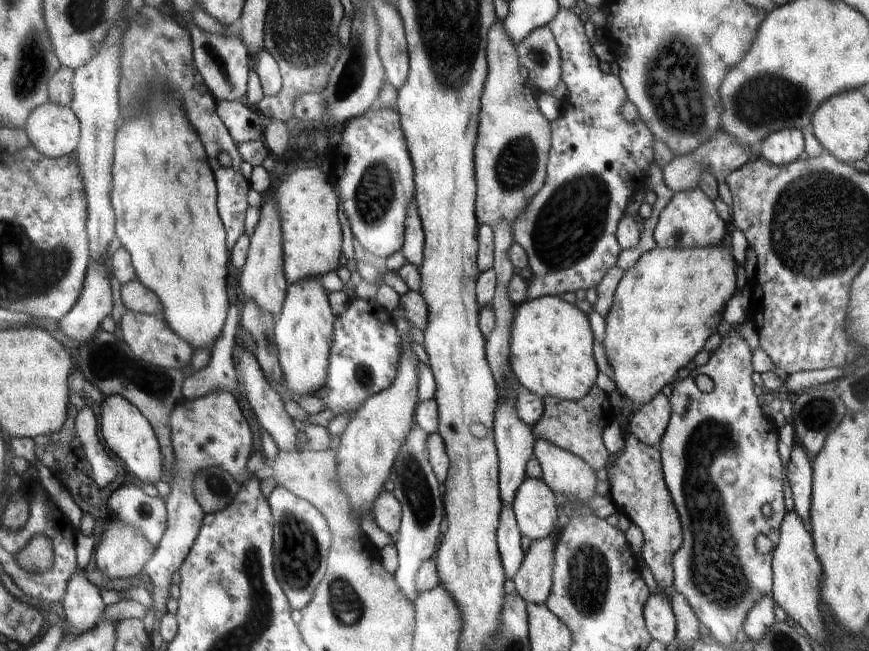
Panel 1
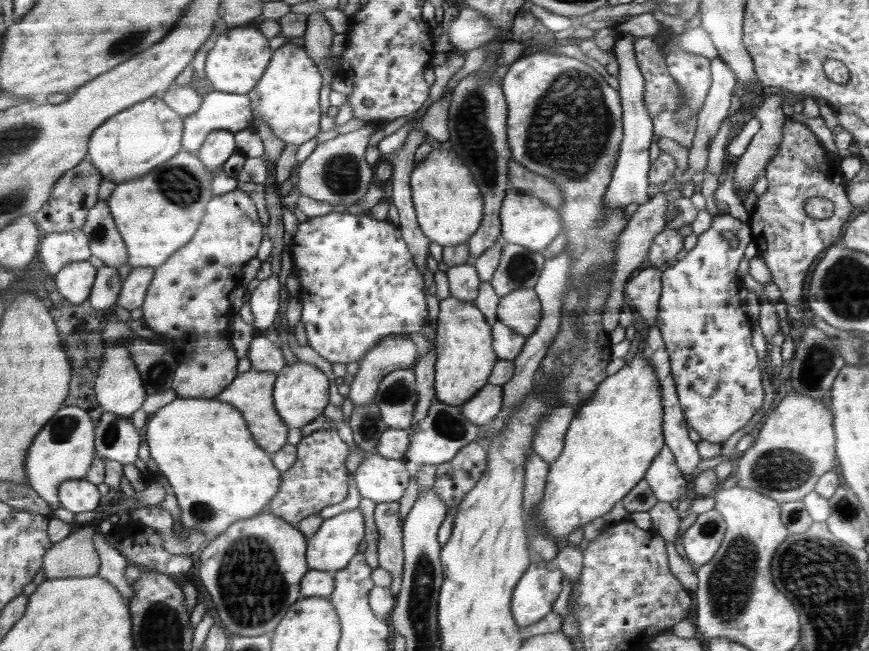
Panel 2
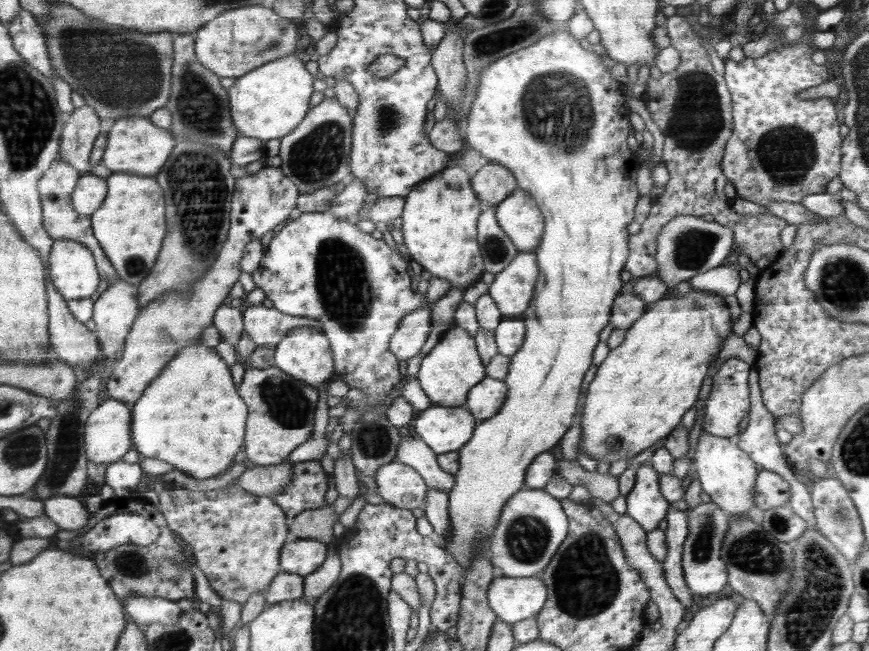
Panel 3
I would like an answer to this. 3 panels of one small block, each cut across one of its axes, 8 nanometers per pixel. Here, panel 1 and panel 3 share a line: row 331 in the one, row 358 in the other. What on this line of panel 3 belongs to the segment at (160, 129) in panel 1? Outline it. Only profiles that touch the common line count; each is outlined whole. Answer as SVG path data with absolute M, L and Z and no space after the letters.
M200 342L184 348L166 367L164 376L160 376L160 380L156 380L152 388L148 387L144 396L133 404L135 449L142 458L164 458L166 462L176 464L184 474L198 479L228 472L243 457L242 446L244 438L247 438L248 402L238 394L238 390L232 366L219 354L217 347Z

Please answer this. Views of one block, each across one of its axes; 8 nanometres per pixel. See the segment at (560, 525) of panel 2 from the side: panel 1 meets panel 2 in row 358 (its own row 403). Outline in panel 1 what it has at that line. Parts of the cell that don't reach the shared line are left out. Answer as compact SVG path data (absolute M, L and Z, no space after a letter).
M724 242L704 248L656 248L644 252L635 266L623 272L614 302L606 314L604 350L614 374L614 383L638 409L652 401L670 384L678 370L704 348L710 334L722 320L724 304L736 291L736 264L732 254L722 248Z

